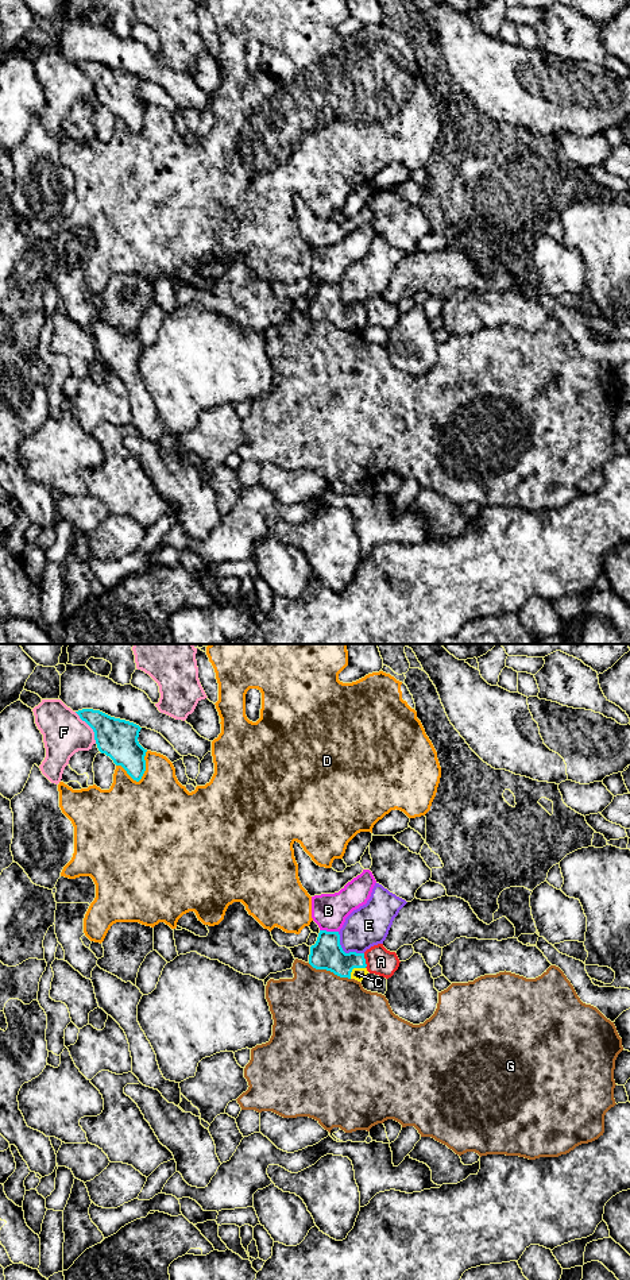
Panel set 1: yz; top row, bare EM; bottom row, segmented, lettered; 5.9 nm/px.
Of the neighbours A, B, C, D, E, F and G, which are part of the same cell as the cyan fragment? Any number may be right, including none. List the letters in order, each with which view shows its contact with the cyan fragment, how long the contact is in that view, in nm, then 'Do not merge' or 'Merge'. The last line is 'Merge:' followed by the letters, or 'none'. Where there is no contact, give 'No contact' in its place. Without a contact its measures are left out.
A: Touches cyan in yz. Shared border 90 nm. Do not merge
B: Touches cyan in yz. Shared border 110 nm. Do not merge
C: Touches cyan in yz. Shared border 120 nm. Merge
D: Touches cyan in yz. Shared border 220 nm. Do not merge
E: Touches cyan in yz. Shared border 200 nm. Do not merge
F: Touches cyan in yz. Shared border 240 nm. Do not merge
G: Touches cyan in yz. Shared border 280 nm. Do not merge
Merge: C

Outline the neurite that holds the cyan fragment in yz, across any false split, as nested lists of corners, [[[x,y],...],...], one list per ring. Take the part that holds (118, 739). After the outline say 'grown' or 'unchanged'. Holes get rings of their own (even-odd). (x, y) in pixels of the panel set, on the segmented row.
[[[82,709],[76,713],[93,729],[98,751],[139,782],[146,771],[144,756],[147,752],[138,741],[142,728],[100,710]]]; unchanged

